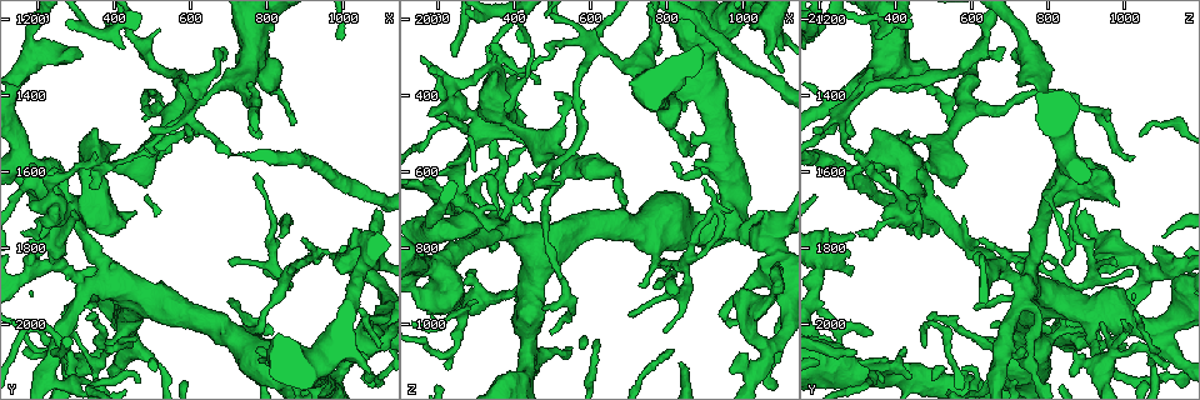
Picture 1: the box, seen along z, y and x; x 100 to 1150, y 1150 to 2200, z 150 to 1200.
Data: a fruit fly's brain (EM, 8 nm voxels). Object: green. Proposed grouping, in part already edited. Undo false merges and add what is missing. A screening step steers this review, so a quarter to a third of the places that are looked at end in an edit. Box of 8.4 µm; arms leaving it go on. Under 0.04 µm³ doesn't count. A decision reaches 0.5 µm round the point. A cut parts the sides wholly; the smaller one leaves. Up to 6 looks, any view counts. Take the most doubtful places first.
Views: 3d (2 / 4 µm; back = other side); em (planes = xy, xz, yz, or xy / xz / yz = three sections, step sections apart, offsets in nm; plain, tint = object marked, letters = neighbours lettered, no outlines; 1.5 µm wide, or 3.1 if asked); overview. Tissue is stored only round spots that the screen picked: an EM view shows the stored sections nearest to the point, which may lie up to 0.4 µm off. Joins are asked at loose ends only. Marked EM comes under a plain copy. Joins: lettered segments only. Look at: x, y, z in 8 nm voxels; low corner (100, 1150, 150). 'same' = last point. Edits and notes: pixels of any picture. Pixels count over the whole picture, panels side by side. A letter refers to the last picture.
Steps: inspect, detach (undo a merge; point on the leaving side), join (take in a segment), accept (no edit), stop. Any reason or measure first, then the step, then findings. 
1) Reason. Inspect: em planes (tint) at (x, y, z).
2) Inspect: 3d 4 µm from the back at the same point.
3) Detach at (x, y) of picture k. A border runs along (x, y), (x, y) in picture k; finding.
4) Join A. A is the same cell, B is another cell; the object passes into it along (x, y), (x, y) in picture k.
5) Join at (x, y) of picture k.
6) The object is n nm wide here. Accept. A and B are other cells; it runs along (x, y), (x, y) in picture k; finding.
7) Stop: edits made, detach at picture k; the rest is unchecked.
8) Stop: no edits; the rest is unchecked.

Thick end. Inspect: em xz step 4 (letters) at (1000, 1795, 1080).

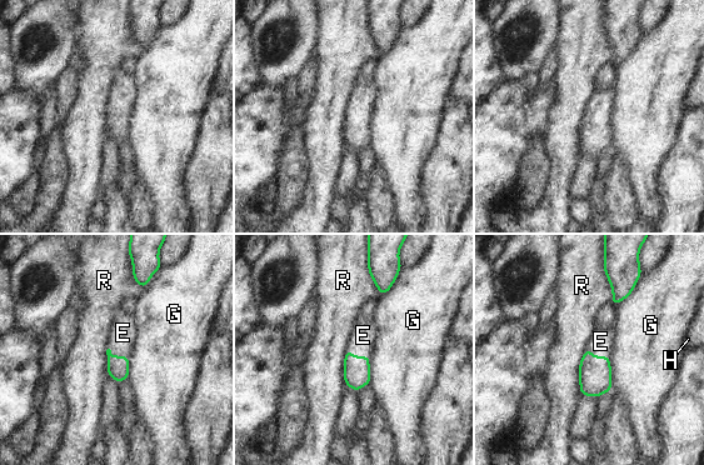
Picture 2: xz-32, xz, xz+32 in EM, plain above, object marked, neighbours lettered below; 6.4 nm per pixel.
The longest contact is with R, 300 nm. Join E. E is the same cell, G, H and R are other cells; the object passes into it along (357, 373), (357, 356), (363, 335) in picture 2; the cell continues.

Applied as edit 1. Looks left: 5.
Inspect: overview.

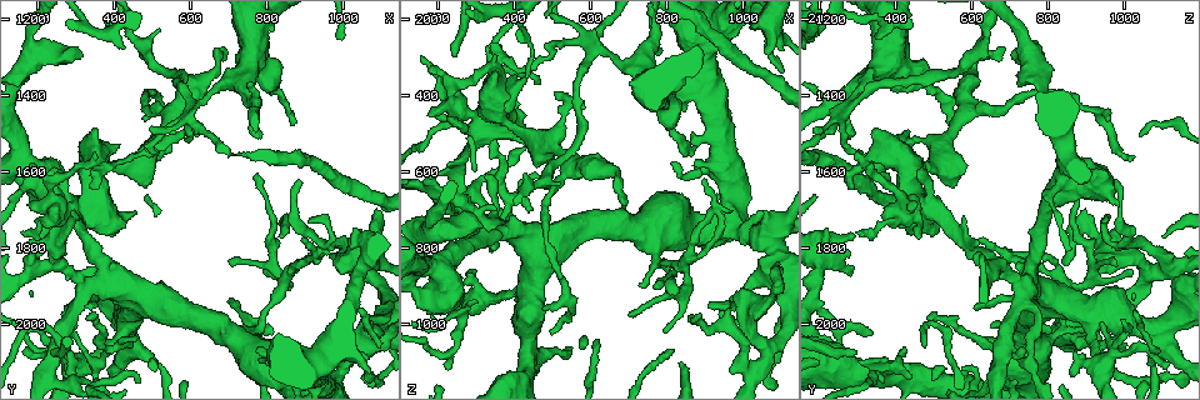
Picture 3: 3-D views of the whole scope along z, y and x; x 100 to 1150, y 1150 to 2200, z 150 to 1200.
Inspect: em xz step 4 (letters) at (460, 2035, 605).

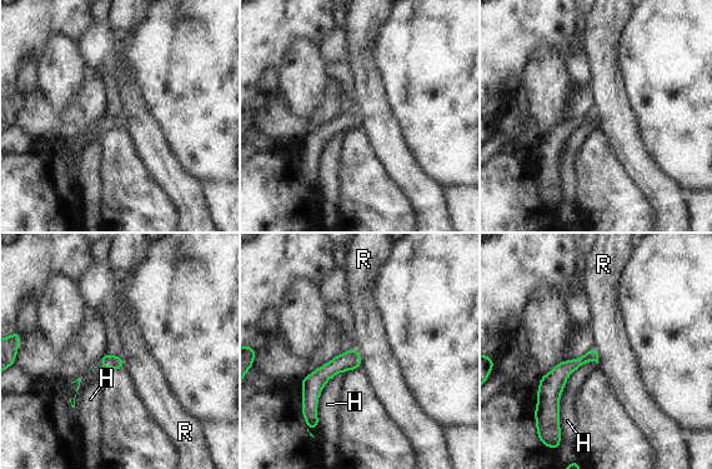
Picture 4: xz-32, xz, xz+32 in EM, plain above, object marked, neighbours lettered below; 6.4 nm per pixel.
Accept. H and R are other cells; no lettered segment goes on from it.

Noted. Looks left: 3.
Inspect: em xy step 8 (letters) at (510, 1540, 385).

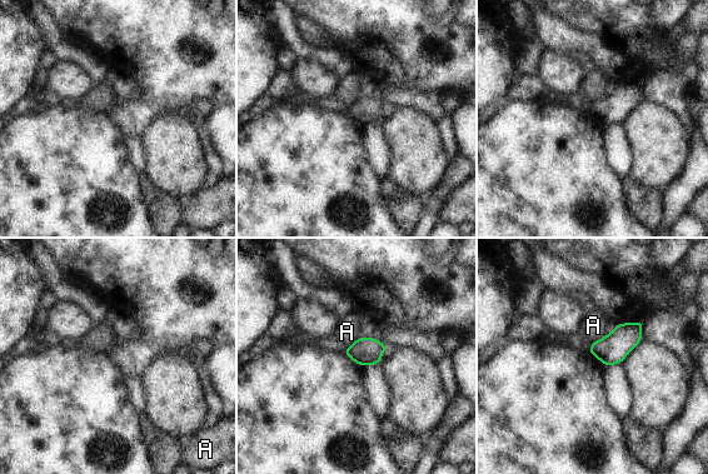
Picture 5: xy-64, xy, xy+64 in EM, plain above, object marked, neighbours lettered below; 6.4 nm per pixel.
Inspect: em planes (letters) at the same point.

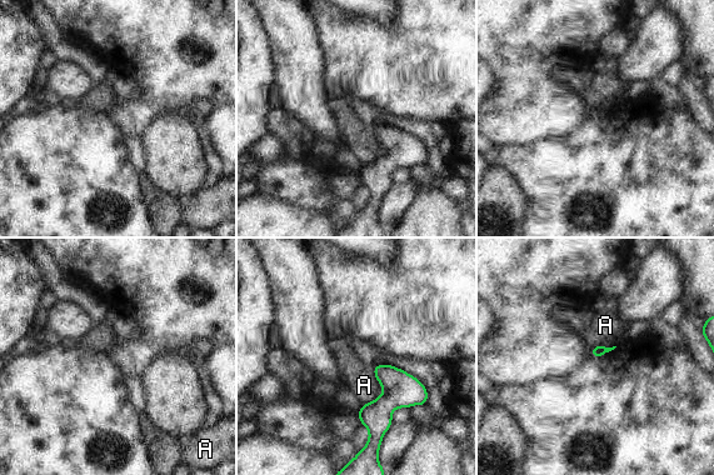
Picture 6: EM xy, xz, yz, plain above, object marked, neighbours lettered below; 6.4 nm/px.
Accept. A is another cell; none of them fits.

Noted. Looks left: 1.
Stop: edits made, join at picture 2; the rest is unchecked.

